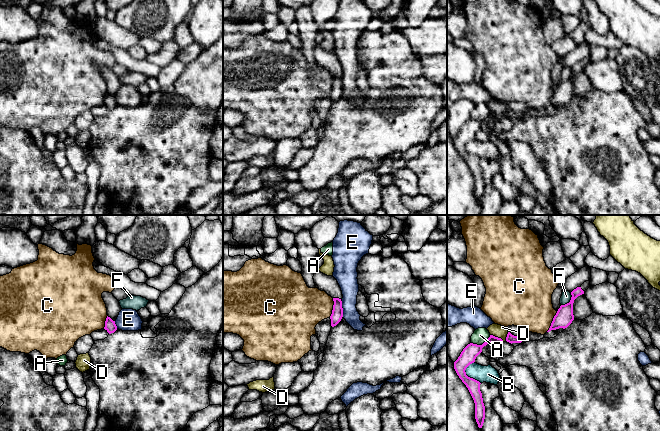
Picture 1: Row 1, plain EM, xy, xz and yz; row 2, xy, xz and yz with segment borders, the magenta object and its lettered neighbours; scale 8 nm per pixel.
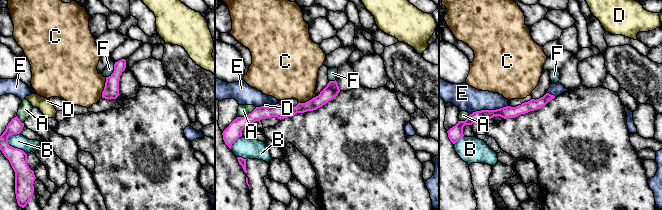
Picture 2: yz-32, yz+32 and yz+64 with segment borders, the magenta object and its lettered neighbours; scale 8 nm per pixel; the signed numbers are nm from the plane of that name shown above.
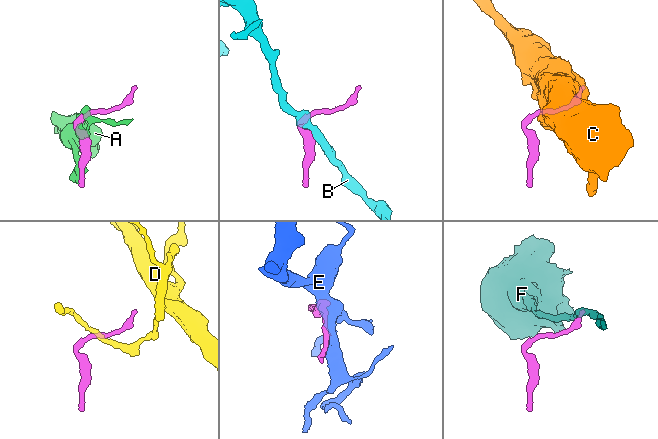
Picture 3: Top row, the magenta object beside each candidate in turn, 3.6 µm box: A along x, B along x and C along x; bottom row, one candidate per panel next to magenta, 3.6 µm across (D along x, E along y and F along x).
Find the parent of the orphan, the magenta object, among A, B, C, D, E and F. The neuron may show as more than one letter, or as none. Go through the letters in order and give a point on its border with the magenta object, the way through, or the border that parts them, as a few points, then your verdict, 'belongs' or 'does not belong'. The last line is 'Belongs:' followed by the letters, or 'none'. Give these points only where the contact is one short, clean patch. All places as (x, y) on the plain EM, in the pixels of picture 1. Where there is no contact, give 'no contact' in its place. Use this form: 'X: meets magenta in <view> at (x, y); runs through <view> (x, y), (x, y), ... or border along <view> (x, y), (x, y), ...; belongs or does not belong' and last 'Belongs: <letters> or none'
A: meets magenta in yz at (480, 121); does not belong
B: meets magenta in yz at (465, 150); border along yz (474, 137), (466, 144), (465, 149), (480, 159); does not belong
C: meets magenta in yz at (552, 97); border along yz (557, 87), (550, 103), (546, 107); does not belong
D: meets magenta in yz at (497, 113); border along yz (490, 110), (499, 113), (503, 117); does not belong
E: meets magenta in xz at (342, 85); does not belong
F: meets magenta in yz at (570, 77); border along yz (571, 69), (571, 75), (561, 81); does not belong
Belongs: none

